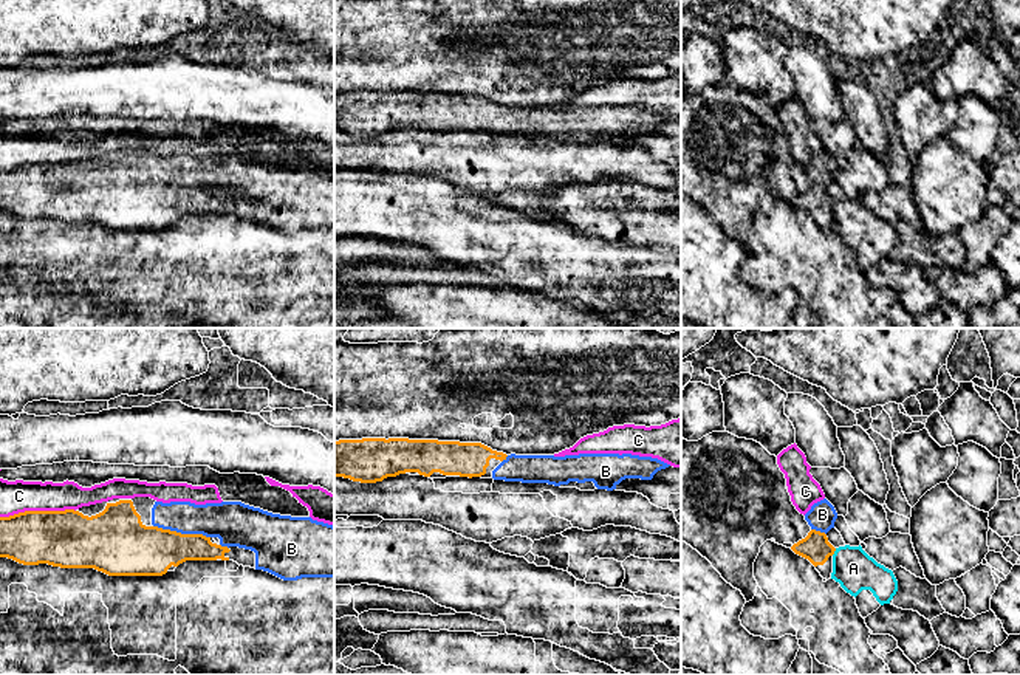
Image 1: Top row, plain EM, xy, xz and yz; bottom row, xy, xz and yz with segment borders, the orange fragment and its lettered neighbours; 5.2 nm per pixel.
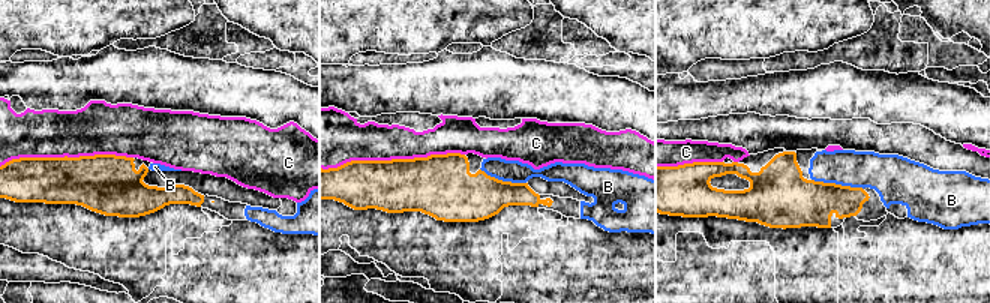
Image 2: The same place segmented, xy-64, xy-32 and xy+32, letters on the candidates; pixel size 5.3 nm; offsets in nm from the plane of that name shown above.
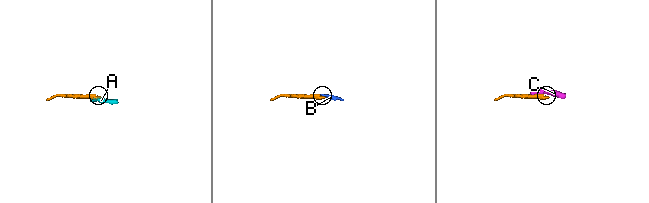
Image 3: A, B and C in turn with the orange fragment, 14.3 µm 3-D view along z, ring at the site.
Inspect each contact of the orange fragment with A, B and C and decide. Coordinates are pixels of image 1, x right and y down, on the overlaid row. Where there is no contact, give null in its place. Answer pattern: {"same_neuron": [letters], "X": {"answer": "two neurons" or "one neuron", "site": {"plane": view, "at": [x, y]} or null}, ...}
{"same_neuron": ["B"], "A": {"answer": "two neurons", "site": {"plane": "yz", "at": [835, 550]}}, "B": {"answer": "one neuron", "site": {"plane": "xy", "at": [180, 533]}}, "C": {"answer": "two neurons", "site": {"plane": "xy", "at": [37, 511]}}}

